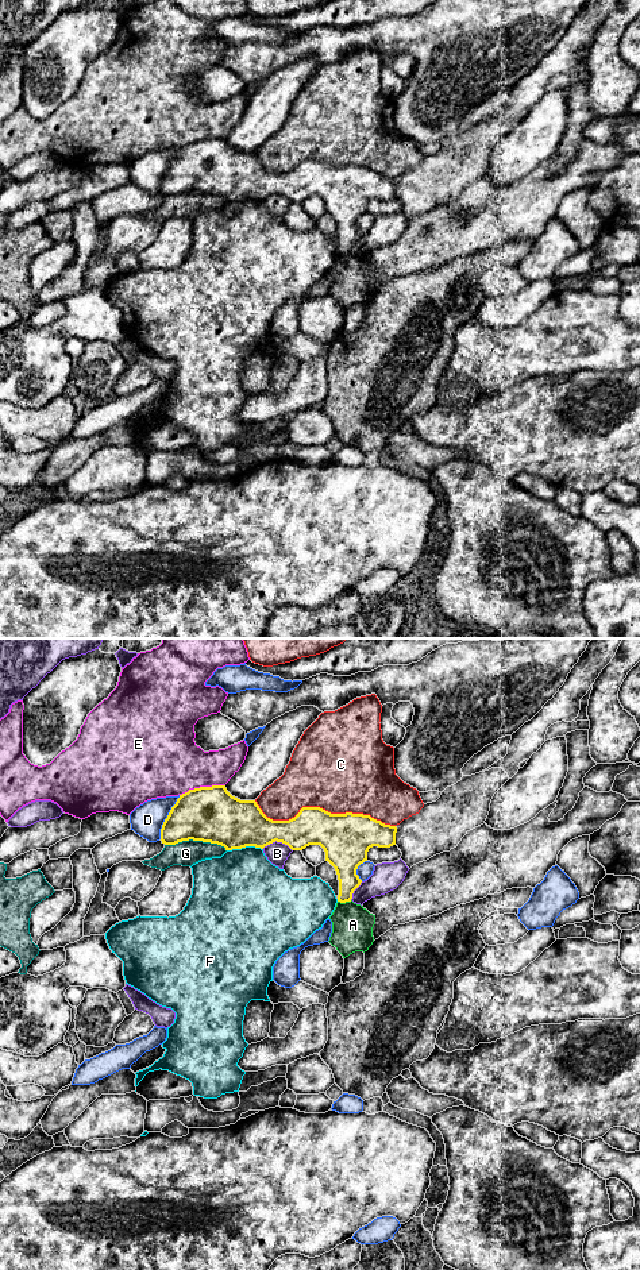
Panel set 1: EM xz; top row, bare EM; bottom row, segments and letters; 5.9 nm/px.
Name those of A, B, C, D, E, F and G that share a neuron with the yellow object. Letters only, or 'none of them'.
none of them

